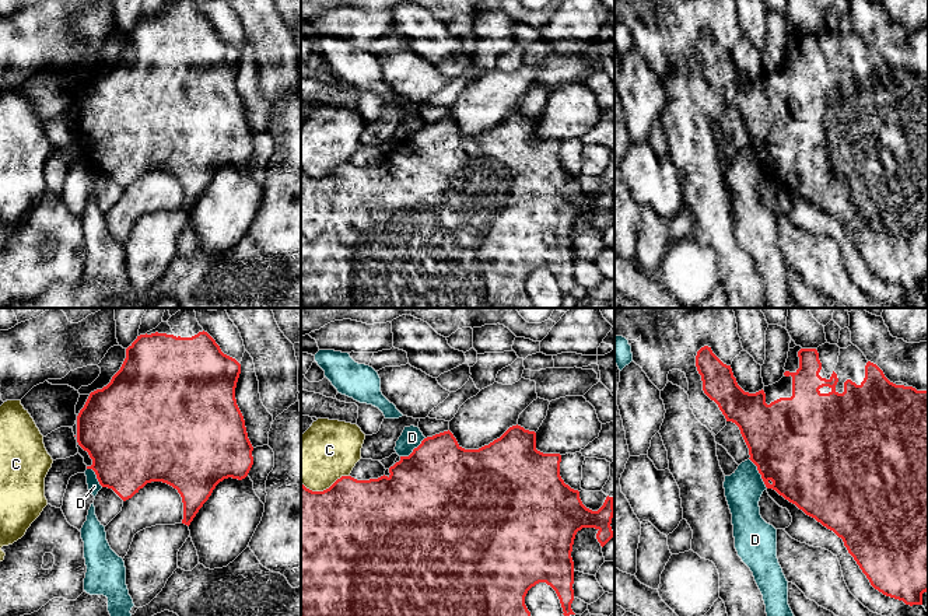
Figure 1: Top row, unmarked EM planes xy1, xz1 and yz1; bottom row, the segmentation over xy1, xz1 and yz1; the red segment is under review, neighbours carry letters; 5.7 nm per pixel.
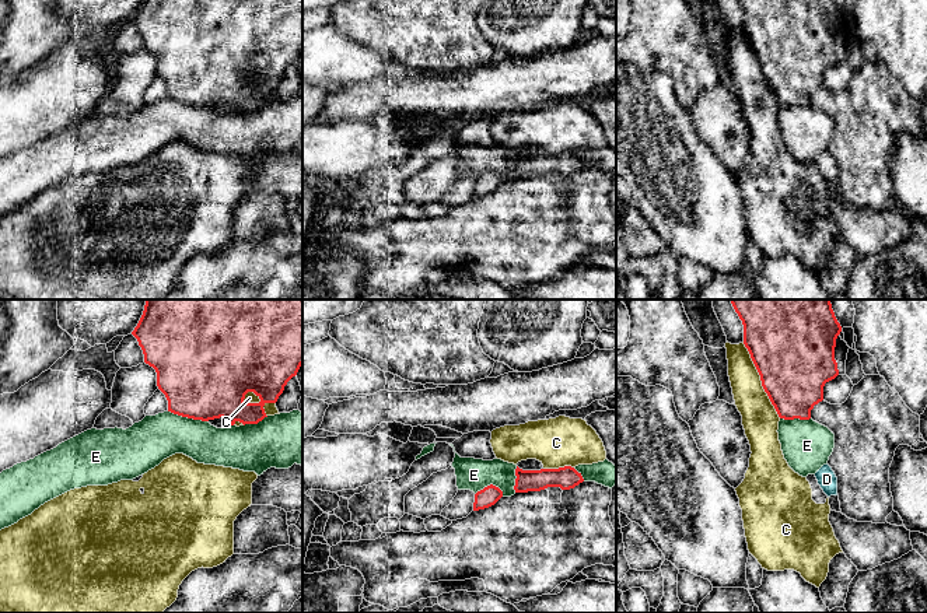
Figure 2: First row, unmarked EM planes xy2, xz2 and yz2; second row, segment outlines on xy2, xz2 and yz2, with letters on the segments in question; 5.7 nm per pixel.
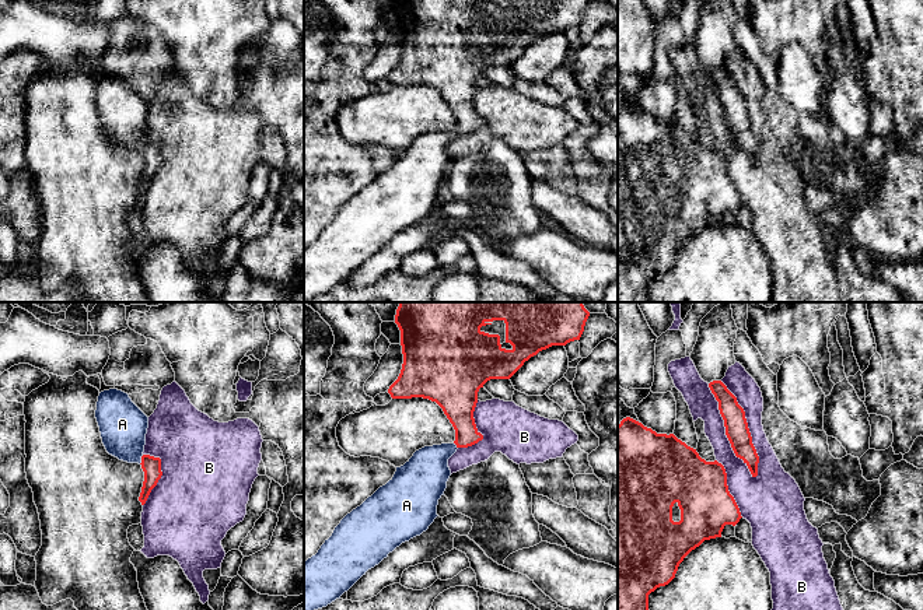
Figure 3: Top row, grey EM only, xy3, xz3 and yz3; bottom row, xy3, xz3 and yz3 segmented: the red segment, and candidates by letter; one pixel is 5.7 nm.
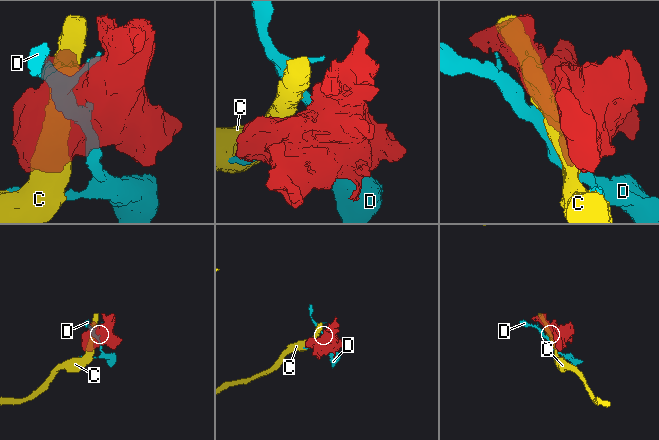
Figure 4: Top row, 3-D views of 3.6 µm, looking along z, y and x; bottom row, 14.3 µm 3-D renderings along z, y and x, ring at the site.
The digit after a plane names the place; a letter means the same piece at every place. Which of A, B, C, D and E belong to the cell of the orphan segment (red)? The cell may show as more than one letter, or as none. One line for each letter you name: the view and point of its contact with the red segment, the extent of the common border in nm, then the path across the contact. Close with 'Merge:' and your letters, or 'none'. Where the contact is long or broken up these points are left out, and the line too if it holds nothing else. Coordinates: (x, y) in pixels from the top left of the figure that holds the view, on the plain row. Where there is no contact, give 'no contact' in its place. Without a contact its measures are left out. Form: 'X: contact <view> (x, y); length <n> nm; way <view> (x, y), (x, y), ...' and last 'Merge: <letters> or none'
A: contact xy3 (142, 146); length 60 nm; way xy3 (151, 153), (142, 146), (128, 132), (122, 111)
Merge: A

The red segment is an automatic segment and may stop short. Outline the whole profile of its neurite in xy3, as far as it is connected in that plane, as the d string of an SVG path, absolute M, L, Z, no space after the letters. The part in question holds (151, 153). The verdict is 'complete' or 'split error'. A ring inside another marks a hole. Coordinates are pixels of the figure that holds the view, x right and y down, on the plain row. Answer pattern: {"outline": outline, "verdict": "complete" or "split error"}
{"outline": "M109 76L98 83L95 105L106 139L119 147L141 152L144 168L139 187L144 192L162 162L161 146L143 140L148 104L127 80Z", "verdict": "split error"}

